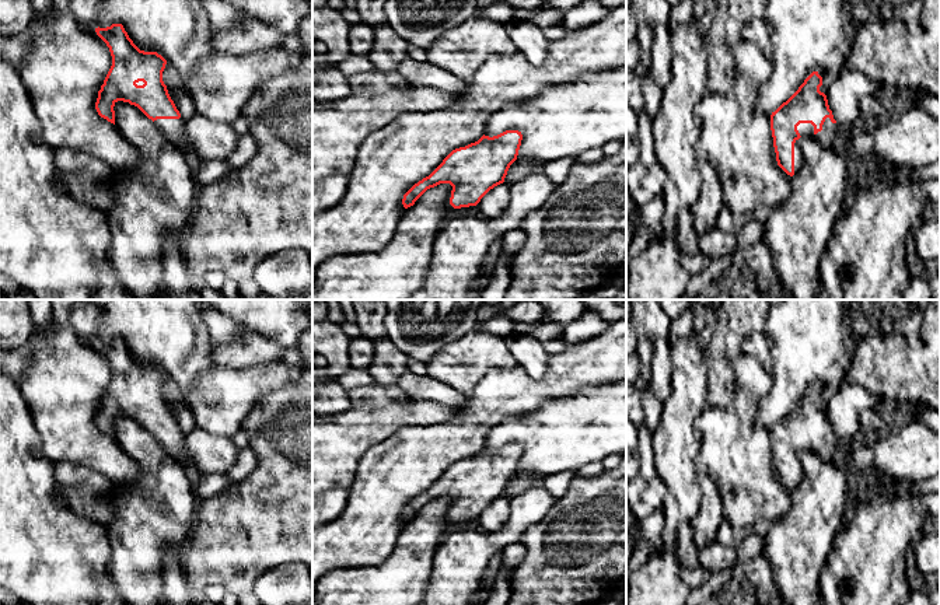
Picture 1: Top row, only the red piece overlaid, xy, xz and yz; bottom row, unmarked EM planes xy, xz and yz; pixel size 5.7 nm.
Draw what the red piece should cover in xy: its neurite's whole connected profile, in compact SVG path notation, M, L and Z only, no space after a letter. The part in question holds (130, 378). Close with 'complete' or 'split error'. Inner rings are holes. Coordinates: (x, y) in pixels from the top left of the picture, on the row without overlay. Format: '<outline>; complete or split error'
M122 338L98 340L95 346L106 357L112 370L112 380L95 416L98 429L115 438L115 417L129 416L155 436L161 445L182 464L188 475L198 476L200 472L188 450L186 436L181 431L163 395L167 374L157 366L140 364Z; split error

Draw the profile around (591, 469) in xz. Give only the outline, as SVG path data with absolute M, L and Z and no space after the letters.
M590 462L576 471L576 478L590 479L604 472L602 462Z

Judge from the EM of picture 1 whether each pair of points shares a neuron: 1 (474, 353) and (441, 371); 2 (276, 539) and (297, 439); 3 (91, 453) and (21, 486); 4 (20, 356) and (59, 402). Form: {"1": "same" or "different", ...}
{"1": "same", "2": "same", "3": "different", "4": "different"}

